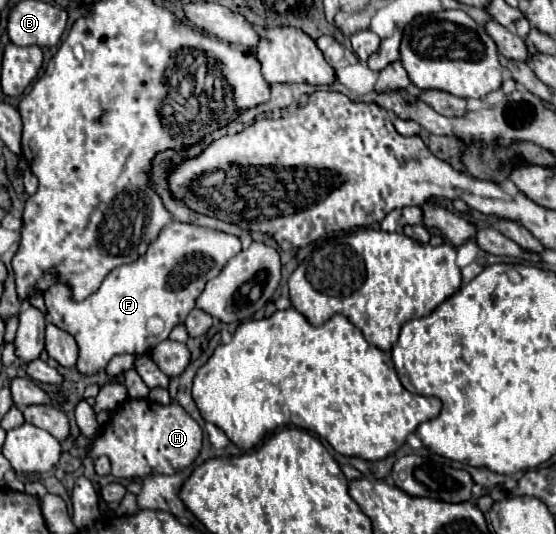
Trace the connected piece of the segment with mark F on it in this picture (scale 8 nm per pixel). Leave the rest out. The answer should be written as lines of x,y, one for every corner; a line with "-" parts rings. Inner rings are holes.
173,220
161,230
157,240
153,244
149,244
149,248
143,256
139,256
131,264
123,264
123,266
117,266
115,270
111,270
109,276
103,280
101,288
95,294
87,296
85,300
75,302
71,298
71,286
67,282
53,284
45,292
45,308
49,312
49,314
45,314
47,322
55,324
57,328
63,328
65,332
69,332
77,340
77,346
79,346
77,370
81,374
91,376
91,374
103,370
113,356
143,354
143,352
153,350
159,342
163,342
169,336
169,332
173,330
173,326
183,322
187,318
187,314
195,308
195,300
205,290
205,284
209,280
213,280
215,276
219,276
221,270
225,268
227,260
233,258
237,252
241,252
241,240
233,234
-
153,316
163,320
163,332
161,334
151,334
147,330
147,322

